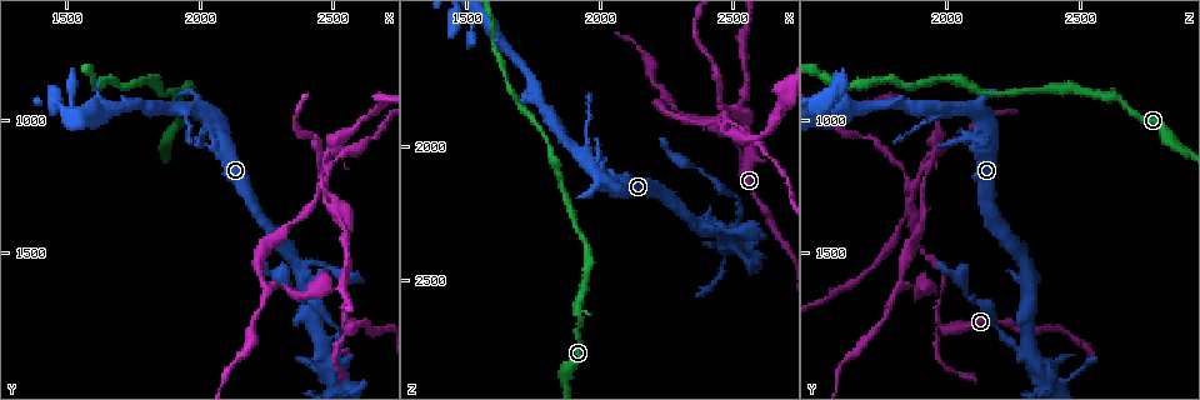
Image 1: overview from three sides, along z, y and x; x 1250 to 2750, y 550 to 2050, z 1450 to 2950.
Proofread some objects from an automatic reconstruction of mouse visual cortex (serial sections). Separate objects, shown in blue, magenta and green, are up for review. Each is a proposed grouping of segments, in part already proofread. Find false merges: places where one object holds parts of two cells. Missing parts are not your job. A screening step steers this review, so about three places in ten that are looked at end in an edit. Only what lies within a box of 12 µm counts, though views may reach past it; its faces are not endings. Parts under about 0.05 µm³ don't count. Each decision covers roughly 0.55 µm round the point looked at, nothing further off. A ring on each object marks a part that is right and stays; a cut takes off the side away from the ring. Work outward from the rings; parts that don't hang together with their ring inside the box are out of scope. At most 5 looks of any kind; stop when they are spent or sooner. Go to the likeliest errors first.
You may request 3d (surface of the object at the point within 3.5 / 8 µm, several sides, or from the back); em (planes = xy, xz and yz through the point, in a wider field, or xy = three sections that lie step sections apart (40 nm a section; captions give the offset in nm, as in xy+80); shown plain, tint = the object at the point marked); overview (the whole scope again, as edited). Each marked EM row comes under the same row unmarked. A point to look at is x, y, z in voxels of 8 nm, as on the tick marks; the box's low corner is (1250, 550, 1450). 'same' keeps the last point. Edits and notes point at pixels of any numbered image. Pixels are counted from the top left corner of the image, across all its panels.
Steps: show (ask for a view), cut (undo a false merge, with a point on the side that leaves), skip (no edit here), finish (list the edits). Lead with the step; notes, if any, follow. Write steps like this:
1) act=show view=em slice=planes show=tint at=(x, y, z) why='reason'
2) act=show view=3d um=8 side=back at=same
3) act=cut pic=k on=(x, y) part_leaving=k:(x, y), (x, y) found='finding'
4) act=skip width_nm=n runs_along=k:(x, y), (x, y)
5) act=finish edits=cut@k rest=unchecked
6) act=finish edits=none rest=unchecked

act=show view=3d um=8 at=(2560, 1780, 1970) why='a fork'

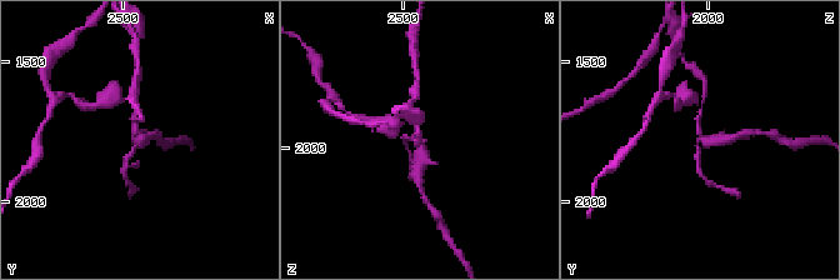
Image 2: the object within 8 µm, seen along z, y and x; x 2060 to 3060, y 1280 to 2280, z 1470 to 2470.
act=show view=3d um=3.5 at=(2560, 1780, 1980) why='zoom in'

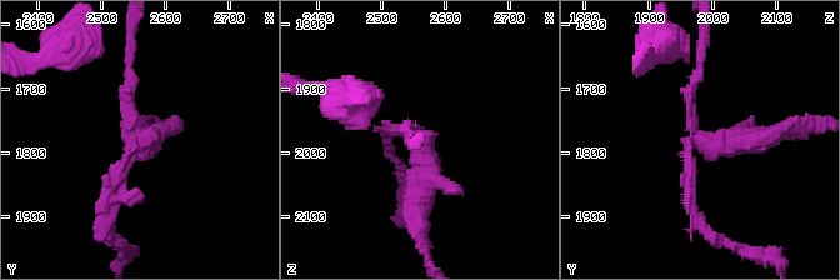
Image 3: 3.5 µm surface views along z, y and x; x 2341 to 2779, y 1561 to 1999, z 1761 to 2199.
act=show view=em slice=planes show=tint at=(2560, 1775, 1975) arms=3 arm_widths_nm=150,150,300

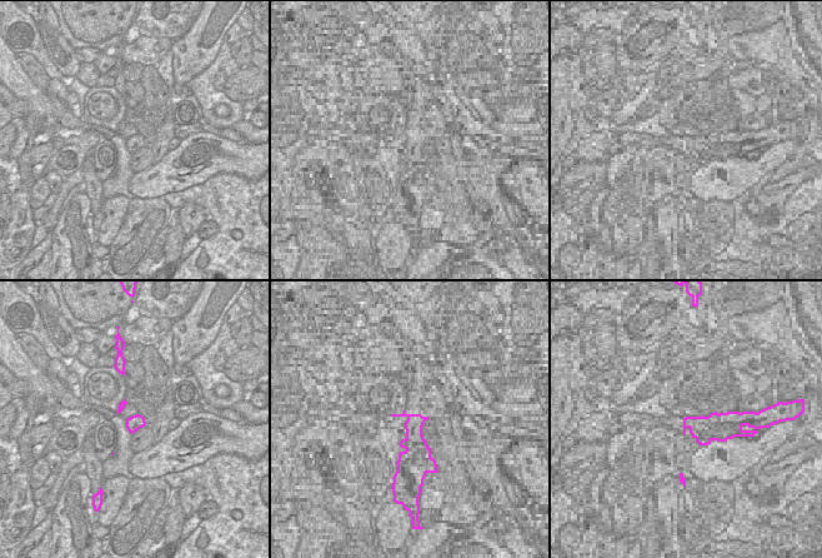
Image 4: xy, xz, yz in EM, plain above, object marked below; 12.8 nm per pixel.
act=cut pic=3 on=(688, 94) width_nm=200 part_leaving=3:(691, 130), (689, 91), (704, 34) found='a second cell is stuck on'

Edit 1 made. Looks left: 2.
act=show view=3d um=3.5 at=(2480, 1890, 2330) why='abrupt turn'

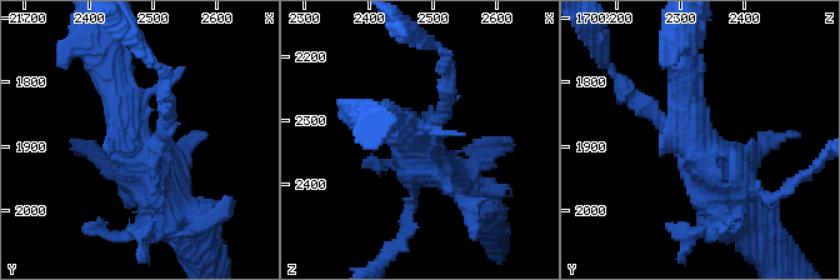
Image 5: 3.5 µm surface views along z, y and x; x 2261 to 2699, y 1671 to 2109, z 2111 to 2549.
act=show view=em slice=xy step=2 show=tint at=(2485, 1900, 2325) why='now the EM'

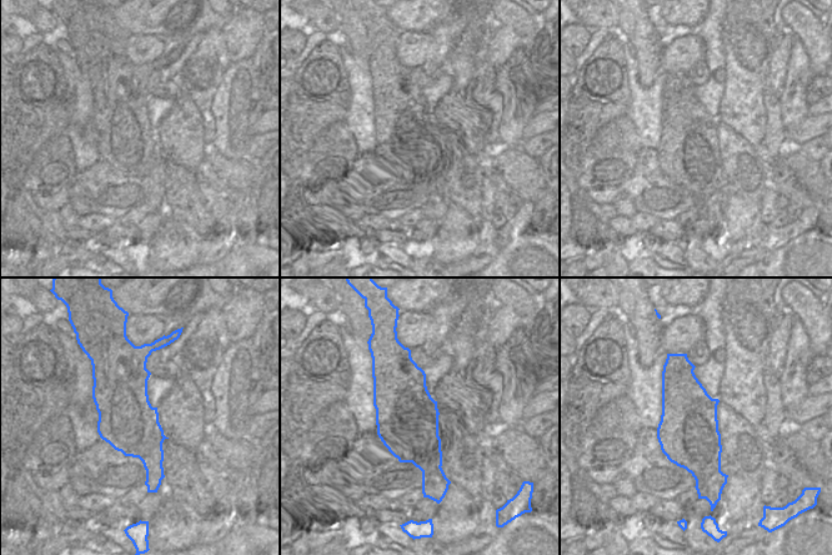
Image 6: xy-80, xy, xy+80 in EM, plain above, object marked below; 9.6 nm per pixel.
act=cut pic=5 on=(651, 111) found='two cells meet here'

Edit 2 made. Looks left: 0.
act=finish edits=cut@3,cut@5 rest=unchecked

